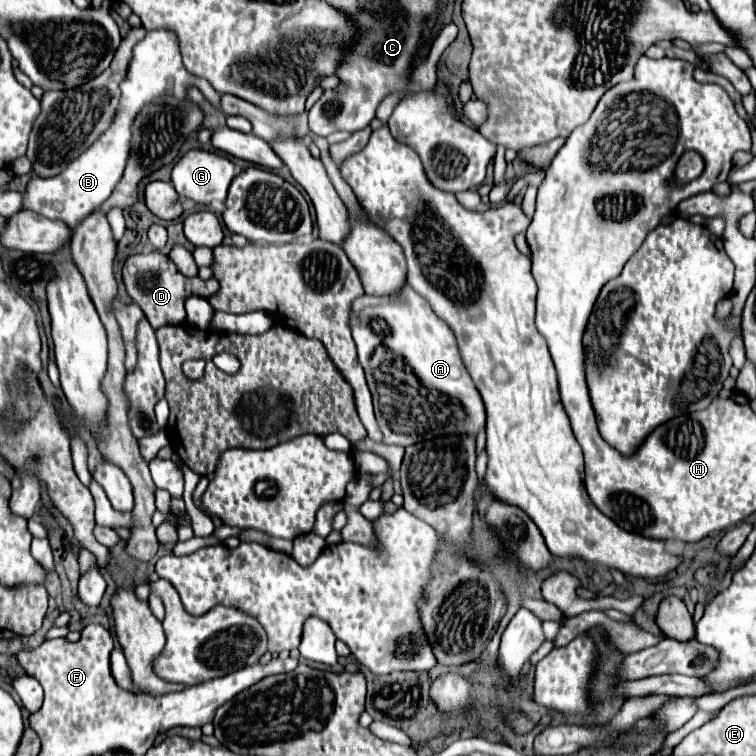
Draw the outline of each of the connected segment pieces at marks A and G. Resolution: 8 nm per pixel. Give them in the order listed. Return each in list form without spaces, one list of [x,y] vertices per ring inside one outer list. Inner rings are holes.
[[[405,284],[399,296],[357,298],[351,306],[349,326],[353,340],[357,344],[357,358],[361,362],[369,362],[377,348],[389,348],[389,352],[399,356],[407,366],[407,370],[411,370],[411,374],[419,382],[419,384],[407,384],[403,380],[403,386],[411,386],[411,392],[415,390],[415,394],[391,394],[391,388],[387,386],[381,388],[379,380],[375,380],[373,376],[375,372],[367,372],[369,376],[367,384],[373,394],[375,416],[383,432],[383,440],[387,444],[409,446],[411,442],[417,442],[421,438],[439,436],[447,432],[477,434],[485,426],[483,400],[461,362],[455,334],[431,310],[427,300],[421,298],[417,292],[413,292],[413,288],[409,288],[409,284]],[[377,318],[381,318],[387,324],[389,334],[385,338],[379,336],[371,326],[371,322]]]
[[[191,150],[187,152],[173,168],[171,172],[171,184],[175,186],[177,194],[183,198],[191,198],[197,204],[211,204],[213,200],[225,200],[227,198],[227,188],[231,180],[235,178],[235,164],[219,156],[215,152],[205,152],[205,150]]]

